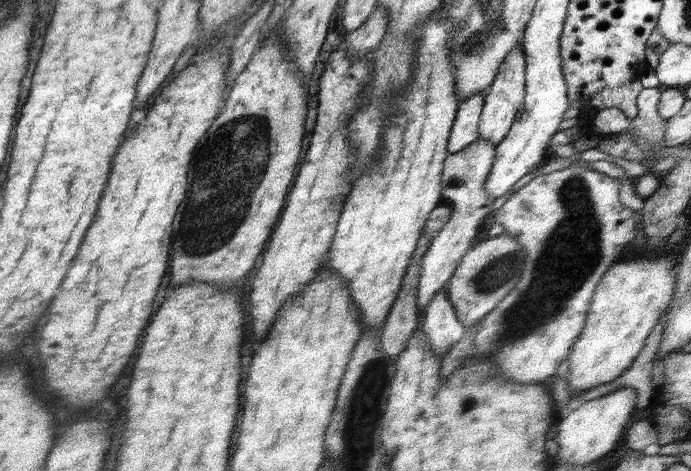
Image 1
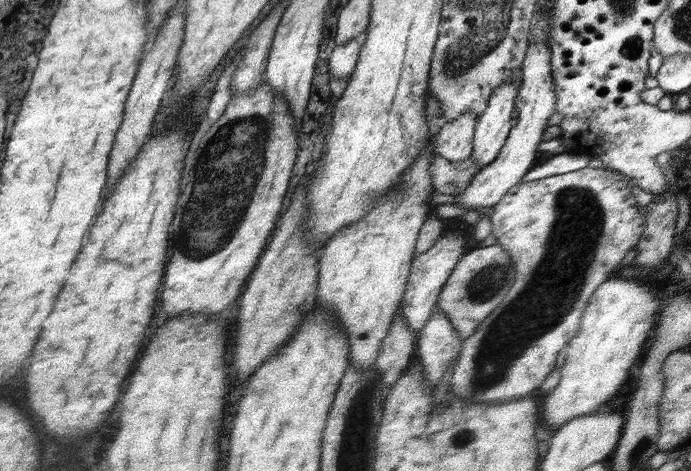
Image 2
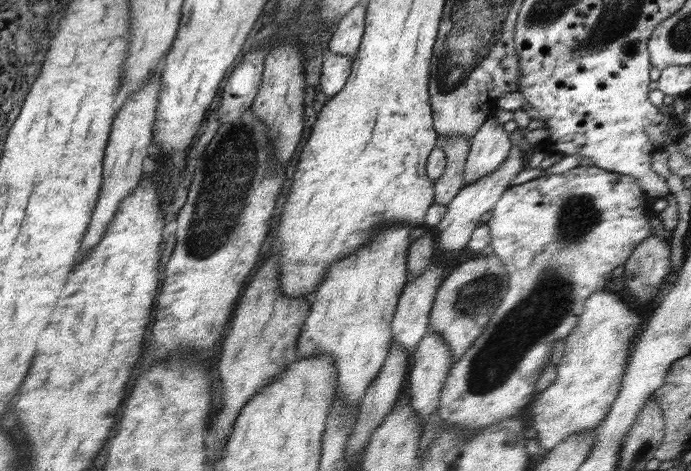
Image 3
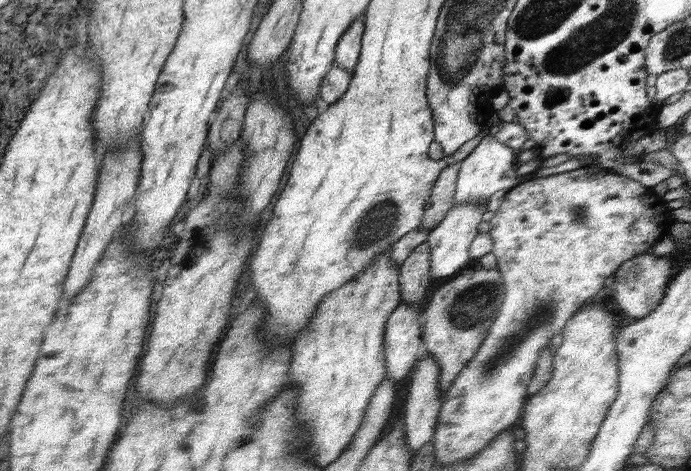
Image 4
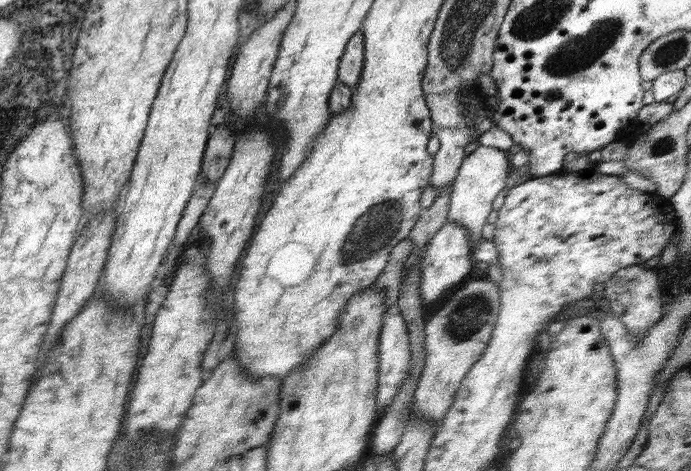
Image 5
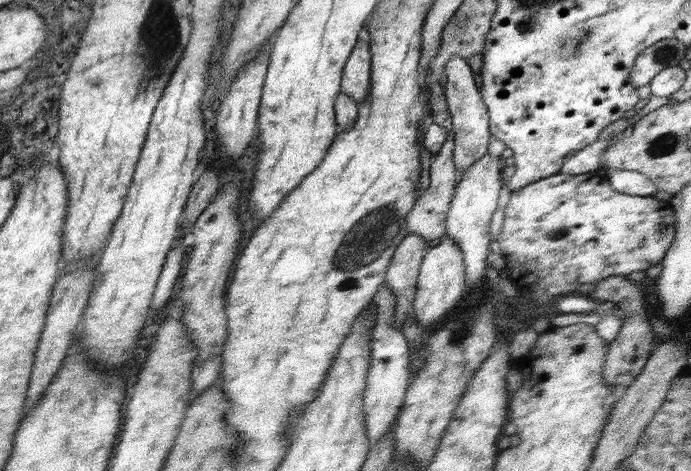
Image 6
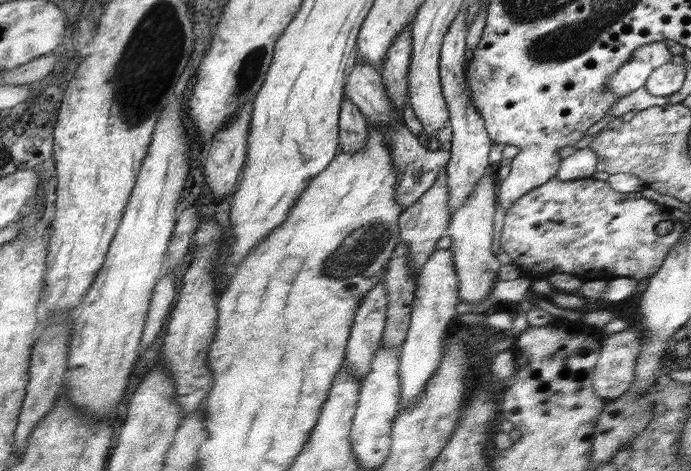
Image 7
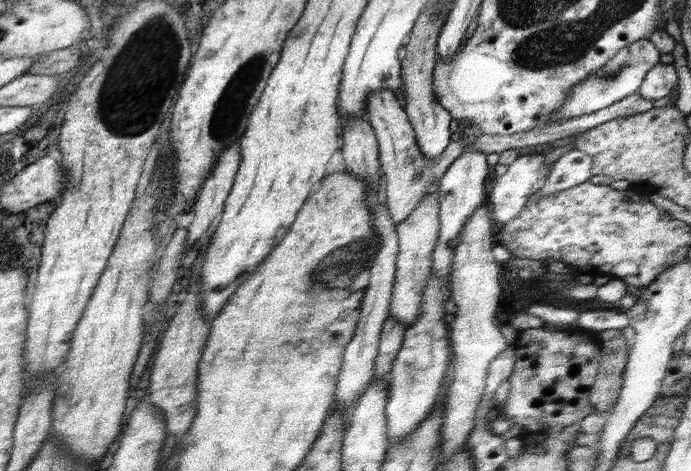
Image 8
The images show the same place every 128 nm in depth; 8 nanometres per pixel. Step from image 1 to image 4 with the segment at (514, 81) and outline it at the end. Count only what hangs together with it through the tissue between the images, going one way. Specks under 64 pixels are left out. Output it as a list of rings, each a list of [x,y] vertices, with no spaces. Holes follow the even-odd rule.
[[[488,134],[486,138],[483,138],[477,147],[470,153],[466,158],[460,162],[460,173],[457,178],[457,189],[456,194],[454,194],[455,204],[465,203],[468,201],[486,201],[490,199],[490,196],[498,190],[510,191],[512,186],[516,187],[516,184],[520,185],[526,180],[536,178],[536,177],[546,177],[549,175],[560,174],[563,172],[569,172],[576,170],[581,165],[581,159],[585,155],[578,154],[568,159],[568,161],[558,164],[552,167],[543,167],[537,169],[533,174],[527,176],[516,176],[516,166],[514,166],[514,150],[508,148],[506,144],[502,144],[500,140],[497,140],[494,135]]]

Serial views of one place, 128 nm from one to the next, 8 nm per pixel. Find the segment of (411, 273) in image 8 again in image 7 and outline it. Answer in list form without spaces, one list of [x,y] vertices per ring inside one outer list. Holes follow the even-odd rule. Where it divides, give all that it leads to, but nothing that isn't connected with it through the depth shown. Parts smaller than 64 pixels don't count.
[[[444,168],[438,173],[437,180],[434,181],[434,186],[424,194],[421,198],[407,209],[404,209],[404,212],[401,214],[399,221],[400,231],[401,231],[401,240],[407,242],[407,255],[409,256],[409,265],[413,268],[415,274],[413,277],[417,278],[419,270],[425,265],[425,262],[431,257],[431,254],[436,250],[436,242],[440,238],[447,236],[447,230],[449,228],[449,218],[451,217],[451,212],[449,209],[449,198],[448,198],[448,186],[447,182],[447,170]]]

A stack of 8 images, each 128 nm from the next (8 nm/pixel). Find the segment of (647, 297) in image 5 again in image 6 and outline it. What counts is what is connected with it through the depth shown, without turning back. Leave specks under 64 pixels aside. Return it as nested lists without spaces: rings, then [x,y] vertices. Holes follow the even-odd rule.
[[[613,276],[605,278],[594,284],[596,289],[589,293],[589,297],[596,300],[610,301],[617,308],[624,310],[626,318],[623,319],[621,333],[615,342],[608,343],[606,369],[603,369],[603,377],[609,385],[618,385],[621,389],[628,387],[636,380],[649,362],[650,352],[654,352],[654,330],[648,320],[648,298],[644,284],[636,284],[625,276]]]

